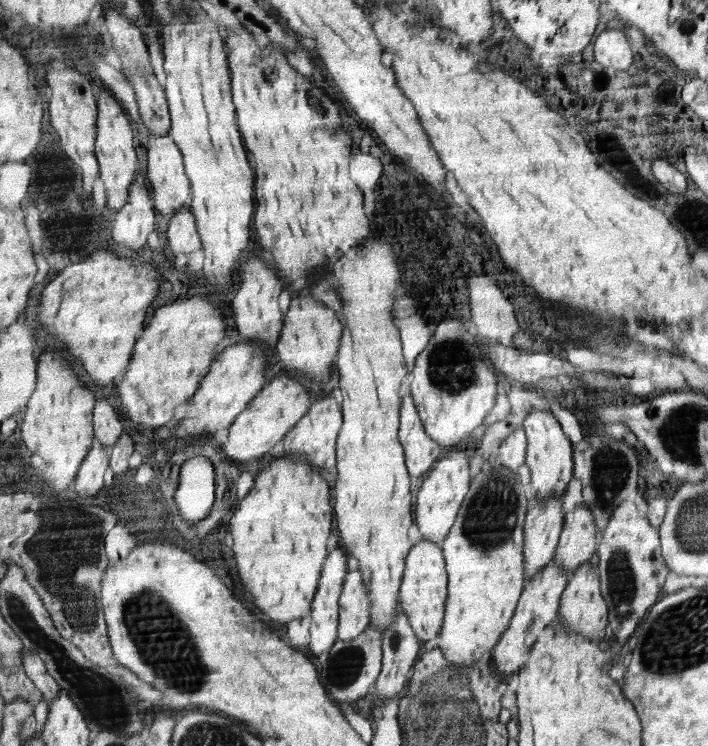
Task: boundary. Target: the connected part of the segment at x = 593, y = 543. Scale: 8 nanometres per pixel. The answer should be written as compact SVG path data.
M583 502L576 509L566 512L563 532L558 544L555 561L566 568L568 574L575 572L583 563L587 563L598 552L598 526L591 508Z

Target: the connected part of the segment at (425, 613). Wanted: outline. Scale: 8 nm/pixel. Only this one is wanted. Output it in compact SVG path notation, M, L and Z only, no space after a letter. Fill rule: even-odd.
M423 538L413 545L407 564L403 570L403 580L399 588L399 607L405 610L411 628L422 642L423 652L438 646L439 633L446 618L447 595L450 577L446 565L446 555L440 543Z

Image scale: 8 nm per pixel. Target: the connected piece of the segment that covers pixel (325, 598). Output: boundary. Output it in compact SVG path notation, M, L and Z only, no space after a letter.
M339 543L327 558L327 562L322 570L322 577L318 588L318 593L315 600L312 602L312 616L311 616L311 643L310 650L313 654L323 654L327 650L337 649L338 631L339 631L339 599L343 595L344 584L346 576L348 575L348 552Z

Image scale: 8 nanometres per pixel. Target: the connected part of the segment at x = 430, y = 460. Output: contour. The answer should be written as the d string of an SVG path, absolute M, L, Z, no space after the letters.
M414 374L407 376L403 382L402 420L400 421L399 438L407 450L407 466L413 478L421 478L429 474L441 456L441 447L431 435L425 431L419 409L411 392Z

